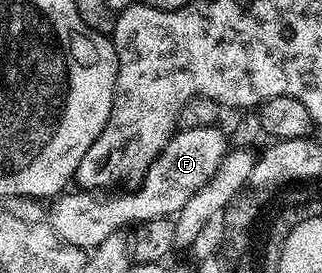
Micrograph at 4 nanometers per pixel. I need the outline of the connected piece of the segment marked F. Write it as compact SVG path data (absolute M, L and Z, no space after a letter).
M214 125L203 129L178 130L140 176L141 184L134 191L94 193L89 189L73 189L56 196L52 200L53 208L47 211L49 223L63 241L82 249L92 249L107 241L107 237L124 232L136 224L176 216L183 205L191 201L194 193L215 177L230 150L230 140L226 132L221 132L219 128Z

